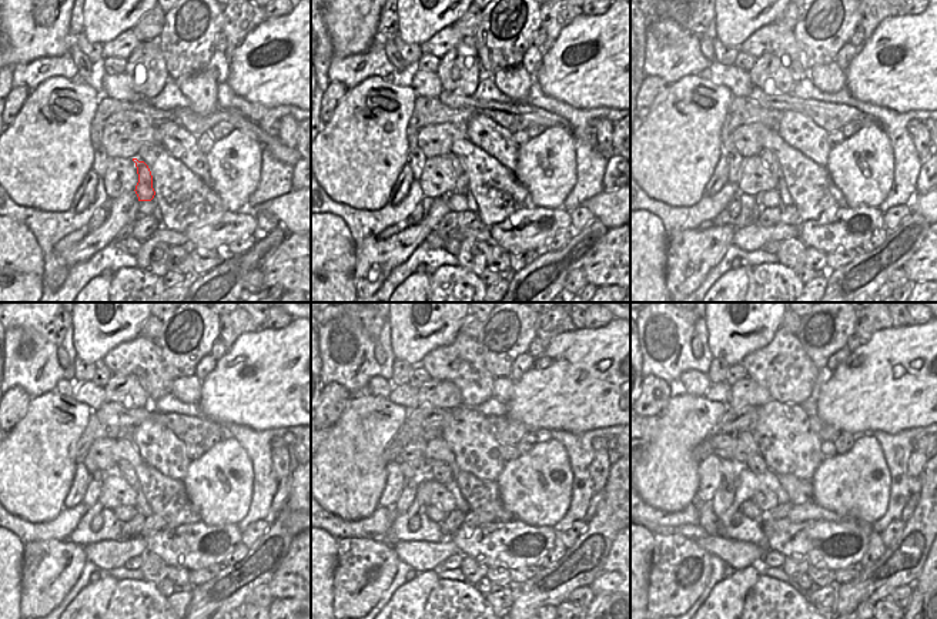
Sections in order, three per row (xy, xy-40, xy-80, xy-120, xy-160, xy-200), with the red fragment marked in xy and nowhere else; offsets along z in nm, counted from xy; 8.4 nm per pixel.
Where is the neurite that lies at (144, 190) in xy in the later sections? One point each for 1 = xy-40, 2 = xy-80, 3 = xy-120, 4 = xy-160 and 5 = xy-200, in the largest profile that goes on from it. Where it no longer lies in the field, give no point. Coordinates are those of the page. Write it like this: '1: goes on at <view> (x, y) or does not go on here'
1: goes on at xy-40 (462, 183)
2: goes on at xy-80 (772, 163)
3: goes on at xy-120 (124, 469)
4: goes on at xy-160 (441, 472)
5: goes on at xy-200 (756, 464)

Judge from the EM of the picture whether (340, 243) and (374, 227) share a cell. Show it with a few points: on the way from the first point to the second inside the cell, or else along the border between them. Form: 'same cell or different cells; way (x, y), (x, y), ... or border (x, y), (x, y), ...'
different cells; border (331, 213), (344, 223), (357, 244)

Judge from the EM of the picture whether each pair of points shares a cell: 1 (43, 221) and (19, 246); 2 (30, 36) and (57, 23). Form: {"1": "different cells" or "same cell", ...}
{"1": "different cells", "2": "same cell"}

